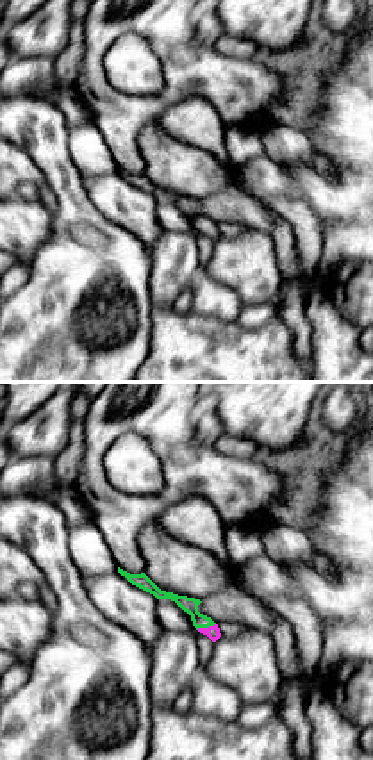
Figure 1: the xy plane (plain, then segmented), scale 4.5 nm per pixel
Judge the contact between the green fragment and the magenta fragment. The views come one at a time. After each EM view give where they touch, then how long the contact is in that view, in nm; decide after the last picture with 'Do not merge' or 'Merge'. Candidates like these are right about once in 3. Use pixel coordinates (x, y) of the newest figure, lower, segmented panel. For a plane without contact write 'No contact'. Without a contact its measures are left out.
Touches green at (206, 627). Shared border 90 nm

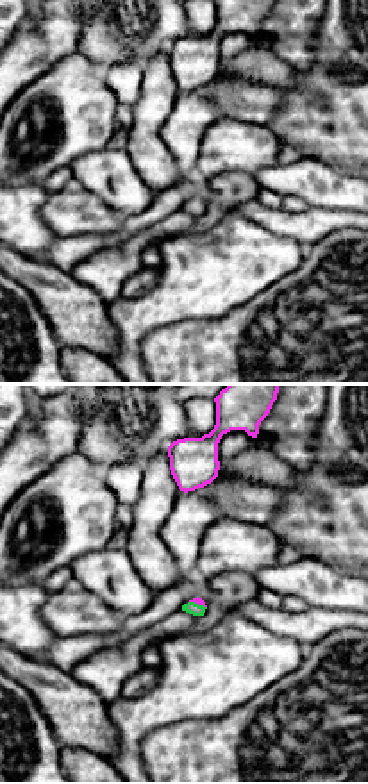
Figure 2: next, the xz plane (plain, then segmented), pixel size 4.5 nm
Touches green at (197, 604). Shared border 90 nm

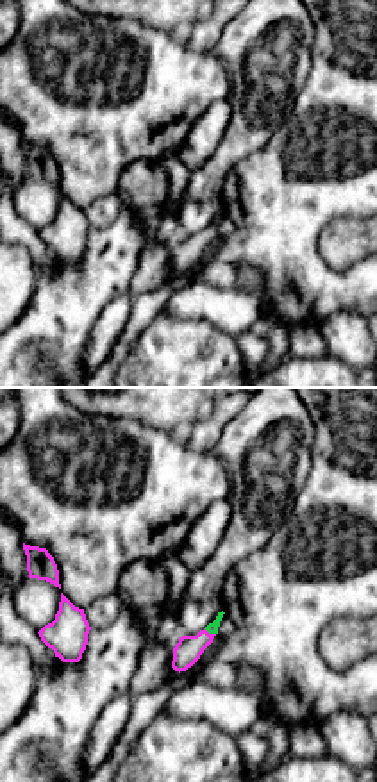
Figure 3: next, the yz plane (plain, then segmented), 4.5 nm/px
Touches green at (209, 632). Shared border 60 nm

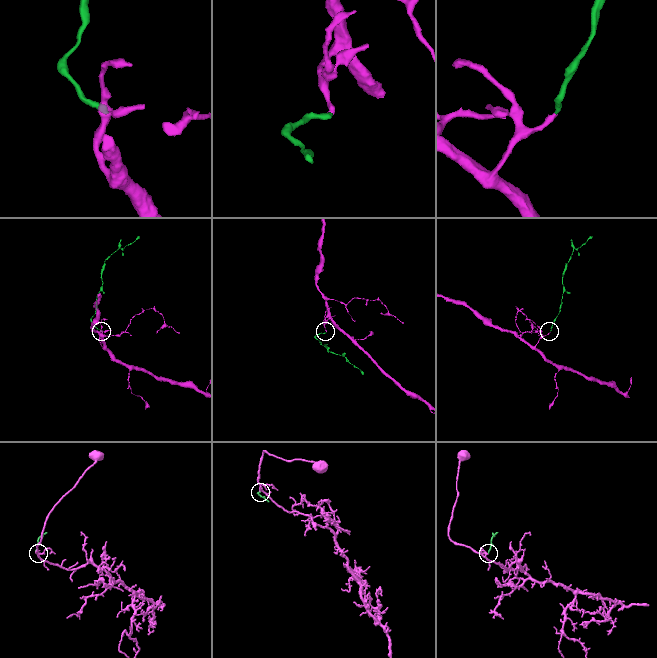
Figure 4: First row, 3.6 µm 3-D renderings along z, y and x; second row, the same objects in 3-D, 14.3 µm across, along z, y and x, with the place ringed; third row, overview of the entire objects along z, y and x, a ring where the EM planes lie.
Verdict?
Merge

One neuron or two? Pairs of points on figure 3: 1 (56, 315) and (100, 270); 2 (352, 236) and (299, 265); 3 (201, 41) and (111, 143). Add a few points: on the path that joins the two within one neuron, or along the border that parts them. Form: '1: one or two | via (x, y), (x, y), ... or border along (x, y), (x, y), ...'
1: one | via (67, 304), (90, 281)
2: two | border along (336, 215), (320, 234), (318, 254), (345, 270)
3: two | border along (186, 41), (195, 50), (209, 52)

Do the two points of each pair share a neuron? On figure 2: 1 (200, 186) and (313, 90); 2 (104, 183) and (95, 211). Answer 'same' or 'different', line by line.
1: different
2: different

